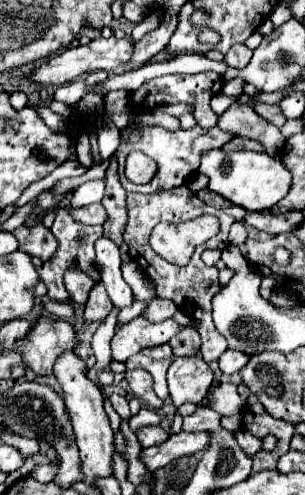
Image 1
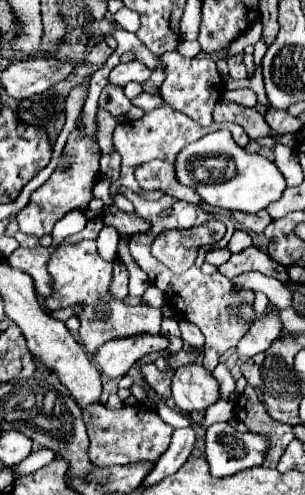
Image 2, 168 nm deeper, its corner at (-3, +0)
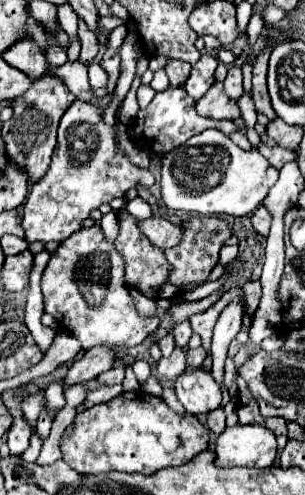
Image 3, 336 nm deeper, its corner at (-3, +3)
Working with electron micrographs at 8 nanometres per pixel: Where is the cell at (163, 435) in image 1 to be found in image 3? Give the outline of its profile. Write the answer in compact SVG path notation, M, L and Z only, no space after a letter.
M129 391L121 393L119 397L93 405L79 413L75 417L75 429L69 439L61 439L61 451L63 451L63 461L77 469L79 473L109 473L109 471L127 471L127 473L143 473L151 475L163 467L173 467L173 465L183 465L191 457L199 455L205 451L209 445L209 431L207 427L193 415L177 415L171 411L161 397L149 395L145 391Z

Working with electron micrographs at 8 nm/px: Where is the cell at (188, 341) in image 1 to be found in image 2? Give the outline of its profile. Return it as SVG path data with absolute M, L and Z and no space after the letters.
M185 318L179 322L179 328L181 328L181 338L183 338L183 342L187 344L187 346L195 346L197 350L201 350L203 348L203 342L205 342L205 338L203 338L203 334L201 334L201 330L195 326L195 324L191 324L191 322L187 322Z

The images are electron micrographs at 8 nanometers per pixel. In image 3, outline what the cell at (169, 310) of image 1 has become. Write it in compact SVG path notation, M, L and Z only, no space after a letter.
M89 227L73 233L53 253L41 277L41 291L45 299L45 313L53 315L67 333L73 333L83 349L95 345L133 347L155 333L163 323L165 311L157 309L155 317L141 317L129 291L125 289L123 259L107 245L99 227Z

